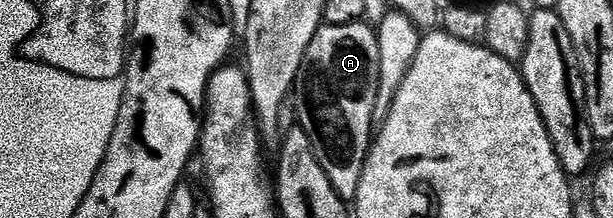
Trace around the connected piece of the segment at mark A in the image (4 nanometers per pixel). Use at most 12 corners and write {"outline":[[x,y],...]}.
{"outline":[[365,21],[320,25],[293,87],[294,121],[345,200],[377,118]]}

